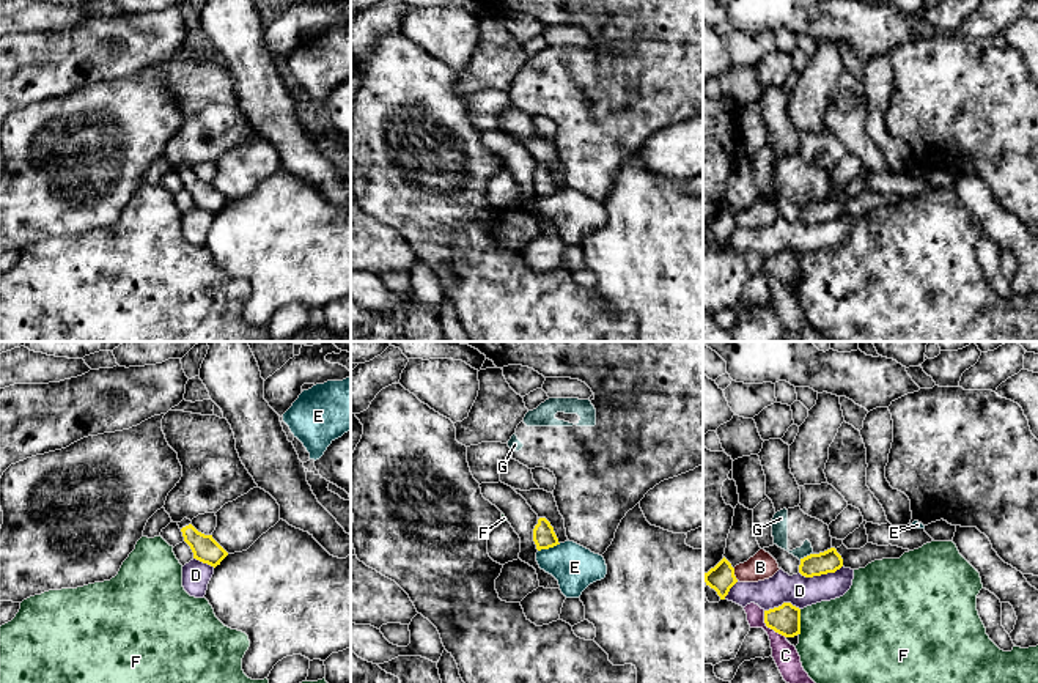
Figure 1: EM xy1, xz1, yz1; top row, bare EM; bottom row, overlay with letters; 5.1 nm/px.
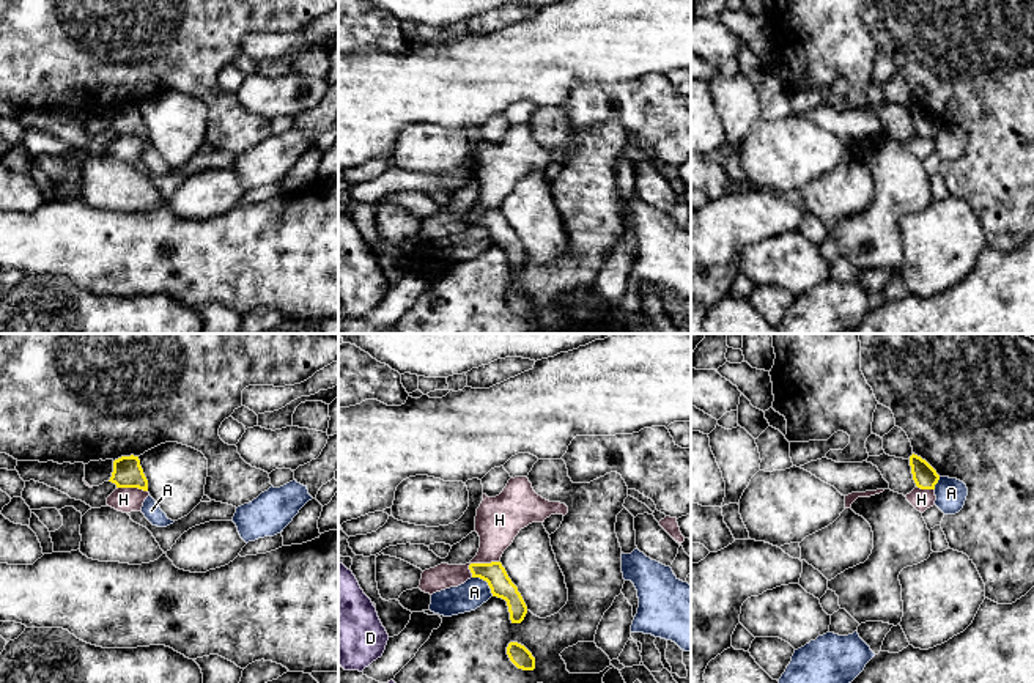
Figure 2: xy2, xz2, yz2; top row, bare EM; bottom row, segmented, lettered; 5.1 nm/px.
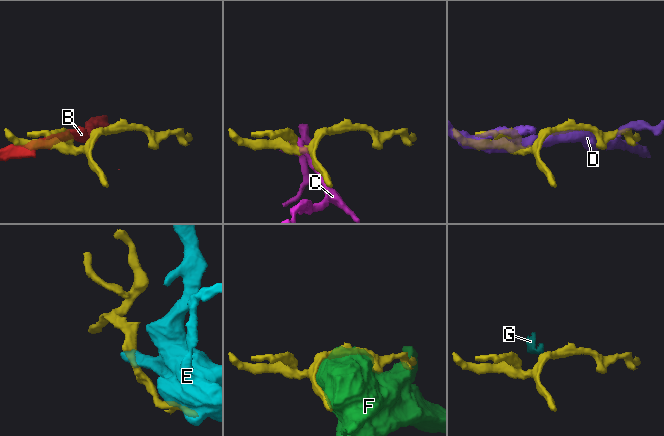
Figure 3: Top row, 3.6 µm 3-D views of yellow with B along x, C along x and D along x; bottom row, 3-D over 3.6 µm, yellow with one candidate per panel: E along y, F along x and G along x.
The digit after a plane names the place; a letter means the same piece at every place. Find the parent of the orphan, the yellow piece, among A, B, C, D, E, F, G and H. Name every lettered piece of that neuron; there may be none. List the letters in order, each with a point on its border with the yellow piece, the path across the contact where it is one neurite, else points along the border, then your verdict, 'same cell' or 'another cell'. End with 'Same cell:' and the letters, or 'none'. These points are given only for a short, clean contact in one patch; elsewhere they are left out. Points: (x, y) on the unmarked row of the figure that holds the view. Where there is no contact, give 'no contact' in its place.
A: xz2 (487, 228) | along xz2 (472, 224), (482, 225), (493, 243) | another cell
B: yz1 (733, 222) | another cell
C: yz1 (769, 274) | another cell
D: yz1 (820, 222) | another cell
E: xz1 (549, 194) | along xz1 (560, 191), (538, 199) | another cell
F: yz1 (799, 269) | another cell
G: yz1 (807, 203) | along yz1 (812, 200), (799, 206) | another cell
H: xz2 (477, 211) | along xz2 (498, 208), (472, 210), (469, 213), (471, 224) | another cell
Same cell: none

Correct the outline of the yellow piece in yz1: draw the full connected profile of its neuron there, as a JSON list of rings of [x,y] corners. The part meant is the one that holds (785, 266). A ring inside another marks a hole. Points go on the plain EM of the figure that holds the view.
[[[783,250],[778,255],[764,258],[764,271],[785,285],[794,285],[801,282],[801,257],[791,250]]]

